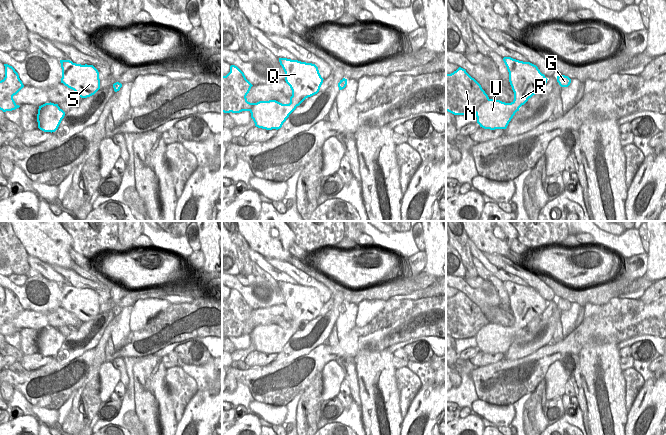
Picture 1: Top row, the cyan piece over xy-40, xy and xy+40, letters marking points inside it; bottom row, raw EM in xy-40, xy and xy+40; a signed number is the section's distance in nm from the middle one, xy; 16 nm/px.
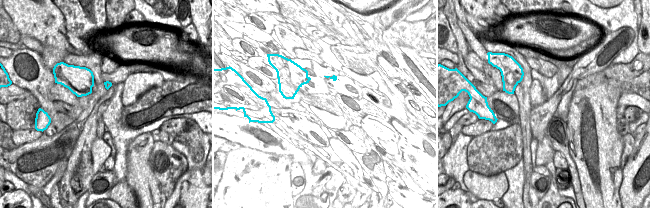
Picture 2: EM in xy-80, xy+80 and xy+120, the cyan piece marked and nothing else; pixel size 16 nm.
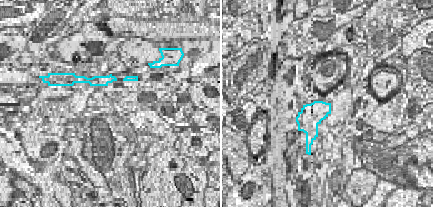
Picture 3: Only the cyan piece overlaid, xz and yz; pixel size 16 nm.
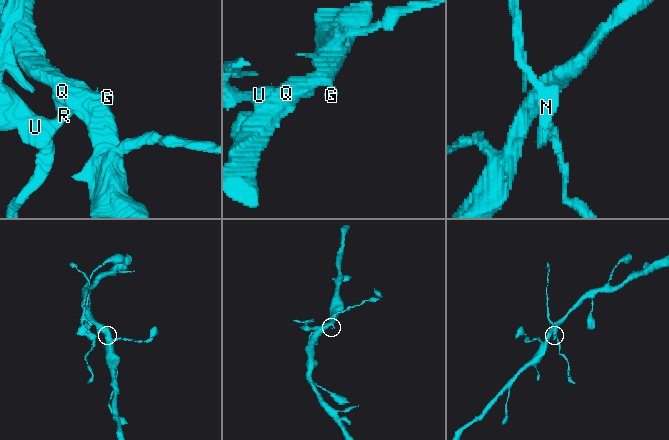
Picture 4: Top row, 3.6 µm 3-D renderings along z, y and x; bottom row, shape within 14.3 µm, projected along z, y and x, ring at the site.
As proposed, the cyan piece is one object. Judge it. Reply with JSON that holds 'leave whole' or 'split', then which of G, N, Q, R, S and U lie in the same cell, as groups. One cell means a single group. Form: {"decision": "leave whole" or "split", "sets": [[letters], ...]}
{"decision": "split", "sets": [["G", "Q", "R", "S"], ["N", "U"]]}

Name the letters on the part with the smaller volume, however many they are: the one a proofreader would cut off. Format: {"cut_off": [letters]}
{"cut_off": ["N", "U"]}

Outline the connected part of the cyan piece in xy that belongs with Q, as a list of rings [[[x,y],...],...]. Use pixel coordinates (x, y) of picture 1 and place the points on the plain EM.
[[[279,282],[279,286],[285,296],[285,305],[292,314],[289,328],[301,328],[319,316],[324,303],[315,288],[287,282]]]

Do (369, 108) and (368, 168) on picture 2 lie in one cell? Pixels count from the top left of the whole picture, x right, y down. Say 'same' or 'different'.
same

